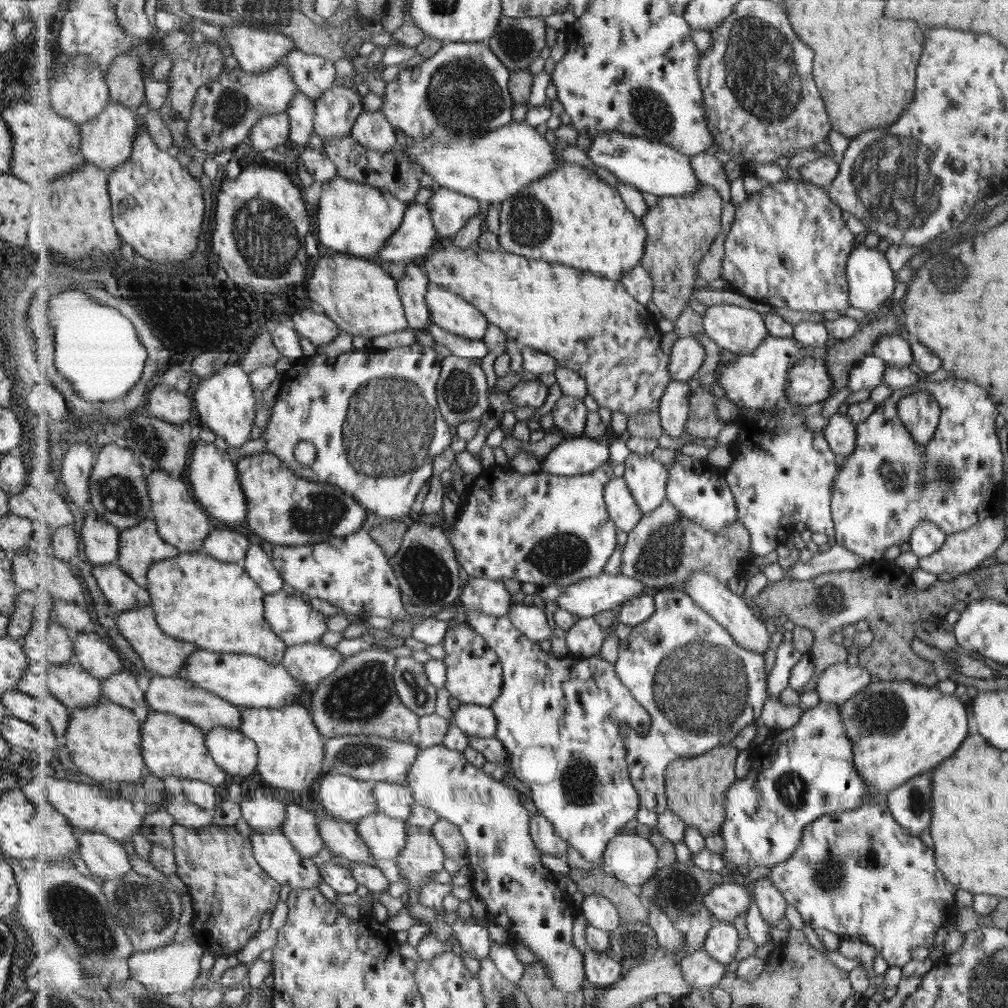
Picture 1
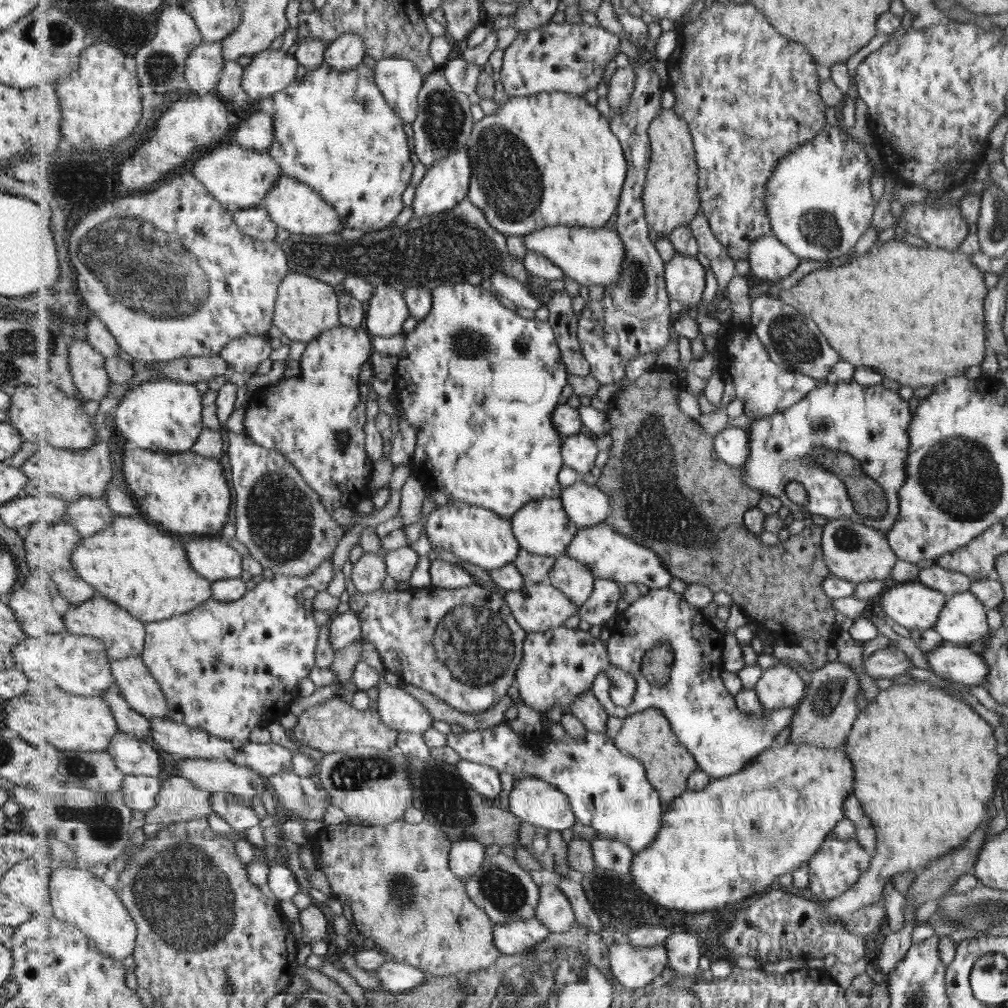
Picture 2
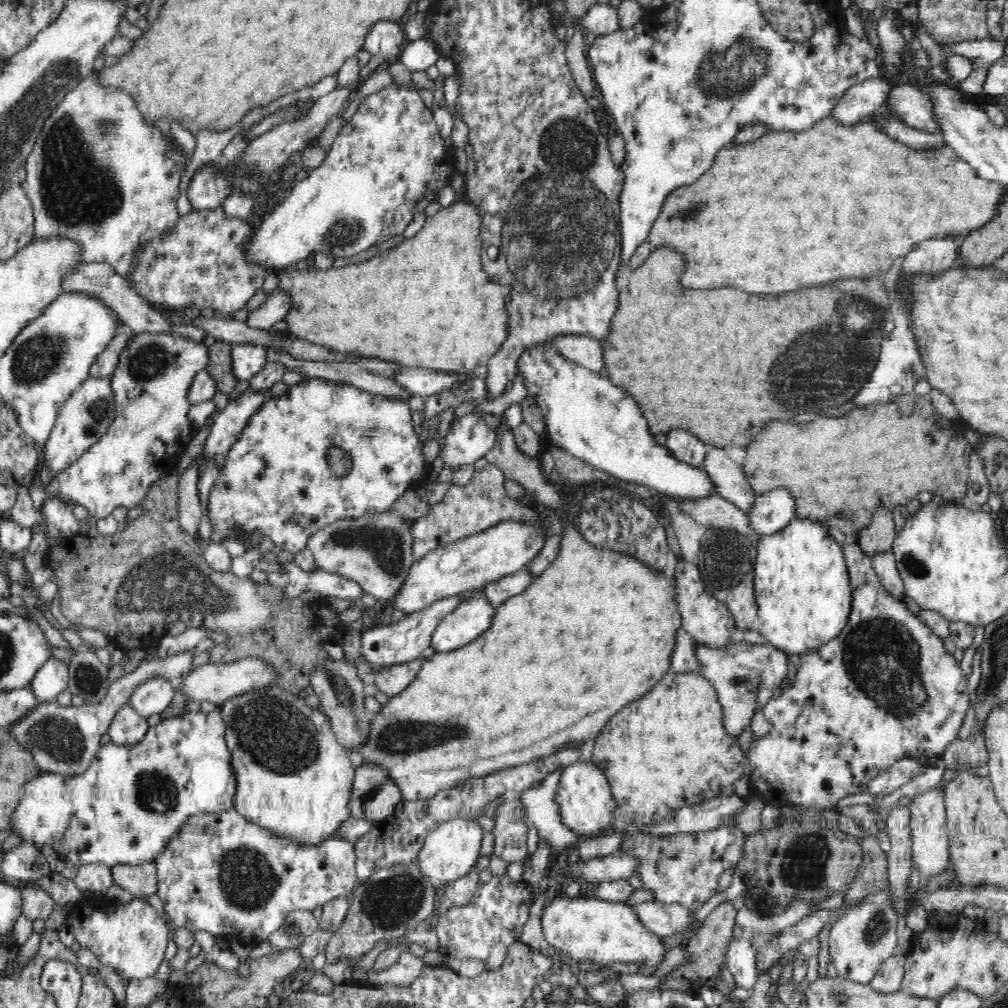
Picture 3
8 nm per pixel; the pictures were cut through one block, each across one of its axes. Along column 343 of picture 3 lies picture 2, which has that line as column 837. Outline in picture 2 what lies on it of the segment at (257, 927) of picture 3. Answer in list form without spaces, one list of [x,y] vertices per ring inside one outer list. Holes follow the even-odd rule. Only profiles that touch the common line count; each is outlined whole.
[[[828,838],[821,850],[810,860],[807,893],[816,900],[831,901],[852,888],[859,882],[861,875],[871,868],[874,855],[869,853],[857,839],[851,841]]]

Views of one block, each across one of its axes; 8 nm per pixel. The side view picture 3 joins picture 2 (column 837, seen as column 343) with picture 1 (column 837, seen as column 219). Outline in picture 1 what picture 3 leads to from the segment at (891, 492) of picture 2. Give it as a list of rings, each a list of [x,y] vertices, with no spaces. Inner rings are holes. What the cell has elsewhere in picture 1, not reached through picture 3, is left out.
[[[947,378],[944,381],[928,382],[926,380],[919,380],[911,386],[907,386],[901,389],[895,389],[891,394],[882,402],[877,404],[875,412],[861,424],[857,424],[857,450],[849,456],[849,460],[843,460],[840,462],[840,470],[836,486],[833,488],[833,498],[831,500],[831,508],[833,513],[833,520],[835,520],[836,536],[835,542],[839,545],[845,545],[849,550],[859,553],[865,557],[867,563],[879,562],[882,558],[882,553],[887,546],[898,546],[903,542],[908,542],[909,535],[912,534],[913,528],[916,528],[919,520],[929,520],[933,524],[937,524],[945,535],[955,534],[959,531],[965,531],[969,527],[973,527],[973,524],[979,523],[980,520],[987,517],[993,517],[993,510],[991,510],[991,496],[995,496],[995,484],[991,482],[991,476],[1001,476],[1001,446],[999,446],[999,440],[997,440],[997,434],[995,434],[995,420],[997,416],[997,410],[995,410],[995,404],[989,400],[987,392],[983,390],[983,387],[976,385],[973,382],[965,381],[965,379]],[[919,391],[926,391],[932,394],[937,401],[940,408],[939,418],[935,432],[931,435],[931,440],[927,441],[925,445],[917,445],[909,430],[905,428],[901,423],[901,419],[897,416],[896,405],[901,398],[908,396],[912,393]]]

